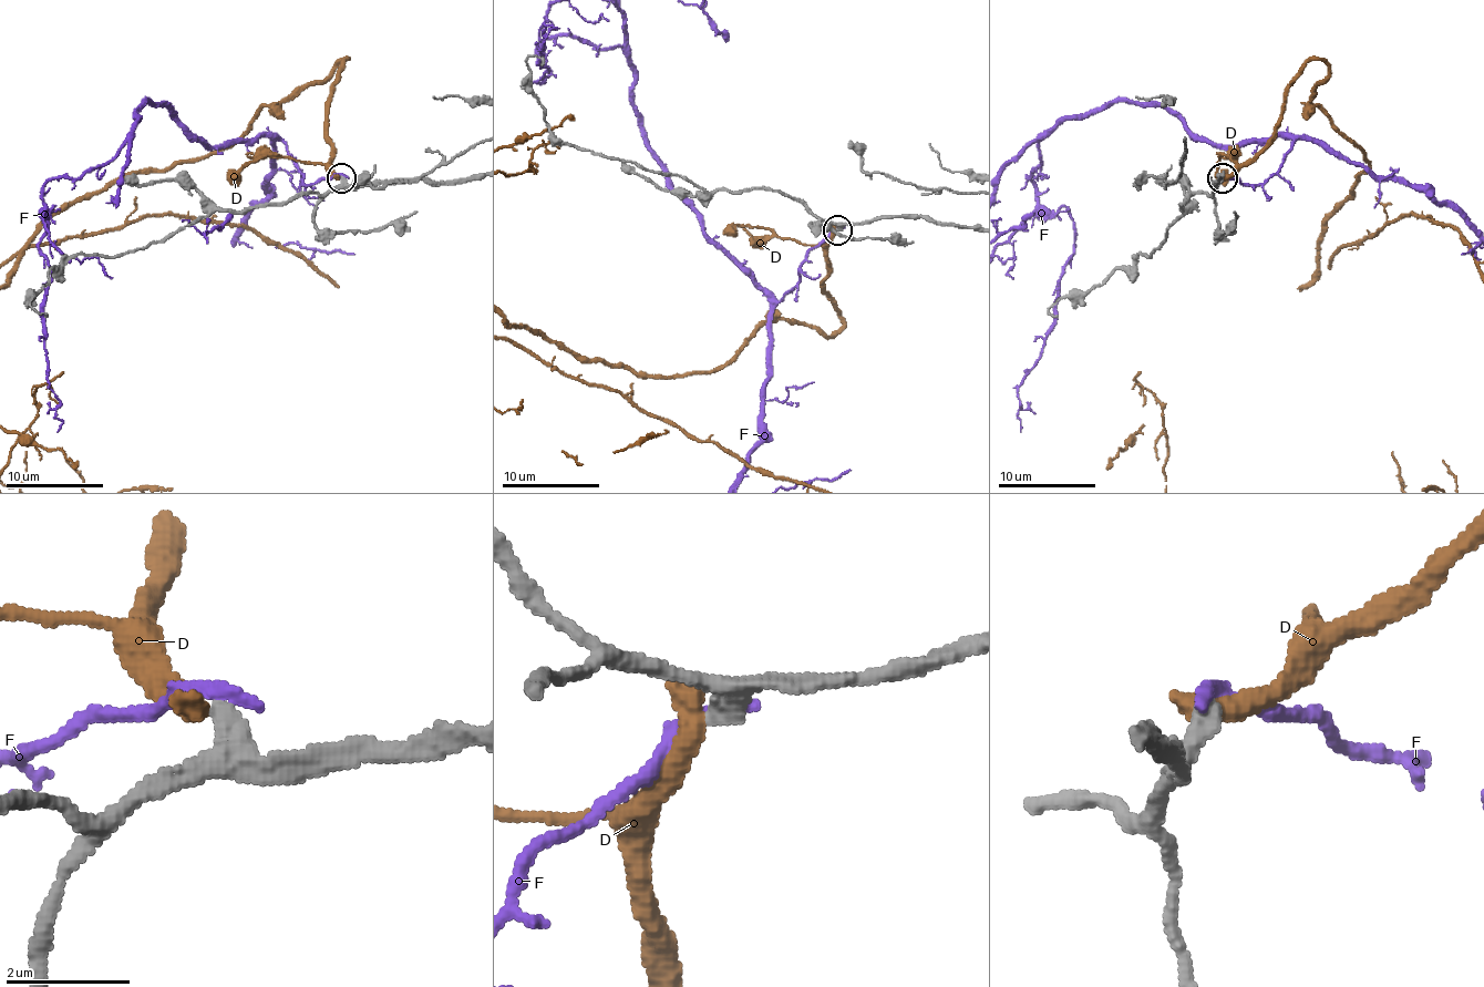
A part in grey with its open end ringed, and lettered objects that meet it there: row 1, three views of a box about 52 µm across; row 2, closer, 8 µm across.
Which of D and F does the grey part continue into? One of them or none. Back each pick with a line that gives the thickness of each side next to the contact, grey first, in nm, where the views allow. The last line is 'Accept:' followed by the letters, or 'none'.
Accept: none

